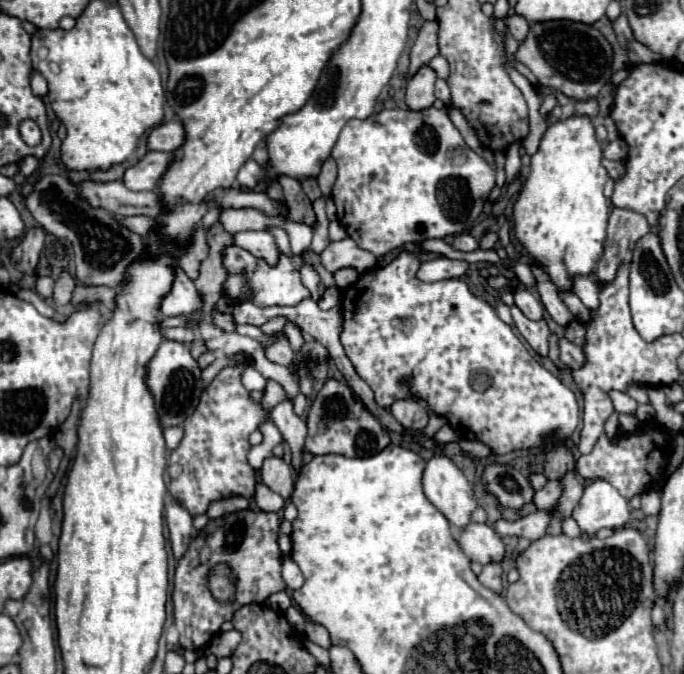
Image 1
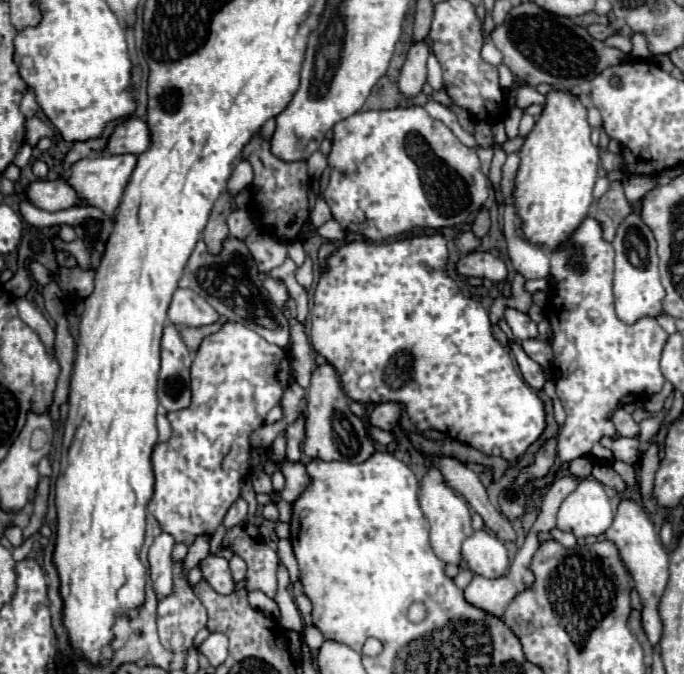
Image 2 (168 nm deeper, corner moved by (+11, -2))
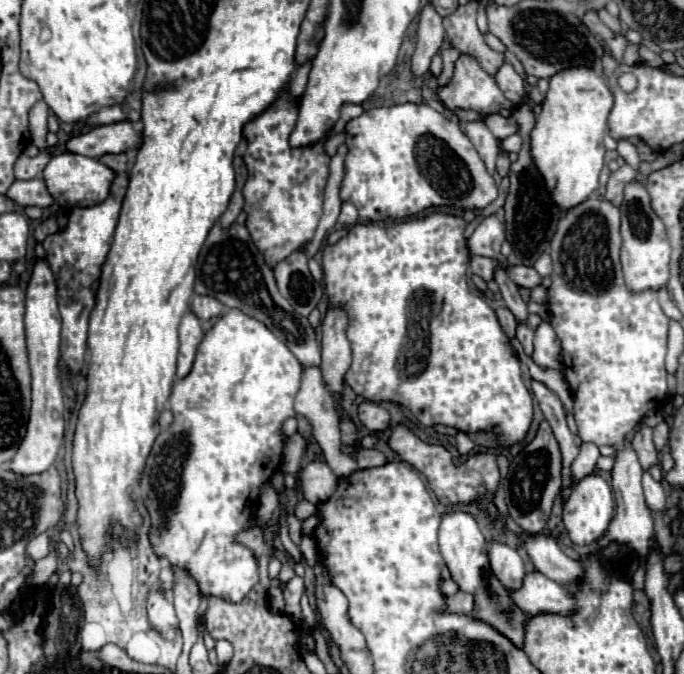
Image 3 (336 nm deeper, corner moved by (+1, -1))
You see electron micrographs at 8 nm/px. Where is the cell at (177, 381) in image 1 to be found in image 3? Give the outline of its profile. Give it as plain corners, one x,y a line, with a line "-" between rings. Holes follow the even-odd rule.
192,312
184,314
178,330
180,330
180,354
178,354
176,378
182,380
192,370
196,350
198,350
198,344
202,342
202,338
204,338
204,334
202,334
202,328
200,328
200,320

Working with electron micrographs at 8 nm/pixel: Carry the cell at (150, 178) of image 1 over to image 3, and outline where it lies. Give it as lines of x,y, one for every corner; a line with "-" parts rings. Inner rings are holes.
72,152
52,156
50,164
44,168
44,180
46,180
46,186
50,188
50,194
62,208
68,208
68,210
76,206
88,208
88,206
96,206
104,202
110,196
114,178
116,178
116,172
104,162
82,156
82,154
72,154

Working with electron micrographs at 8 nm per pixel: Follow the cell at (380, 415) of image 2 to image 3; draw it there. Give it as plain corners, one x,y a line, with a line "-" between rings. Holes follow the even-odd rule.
362,402
358,408
358,416
370,432
386,430
390,426
390,412
374,402

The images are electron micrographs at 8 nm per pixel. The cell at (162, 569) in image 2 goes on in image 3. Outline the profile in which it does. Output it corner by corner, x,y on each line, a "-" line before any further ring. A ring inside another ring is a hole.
156,584
148,596
148,618
154,628
158,628
166,638
174,638
178,628
178,618
174,604
164,596
160,584

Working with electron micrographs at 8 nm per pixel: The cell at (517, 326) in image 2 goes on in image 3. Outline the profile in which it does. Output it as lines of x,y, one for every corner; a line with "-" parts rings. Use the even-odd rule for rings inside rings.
542,322
534,330
534,356
532,360
538,366
546,368
562,368
562,356
560,356
560,340
554,332
554,328
548,322

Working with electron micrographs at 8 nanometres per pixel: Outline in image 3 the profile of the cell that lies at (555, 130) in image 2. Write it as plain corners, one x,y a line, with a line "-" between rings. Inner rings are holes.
570,68
570,72
560,72
558,76
550,78
550,88
546,94
546,100
542,104
542,112
536,120
536,126
532,130
532,158
534,164
544,178
546,190
550,192
552,202
560,210
570,210
584,200
588,200
600,182
600,172
604,166
604,154
606,148
602,144
604,134
608,130
608,114
612,108
612,92
608,90
604,78
596,74
592,68

